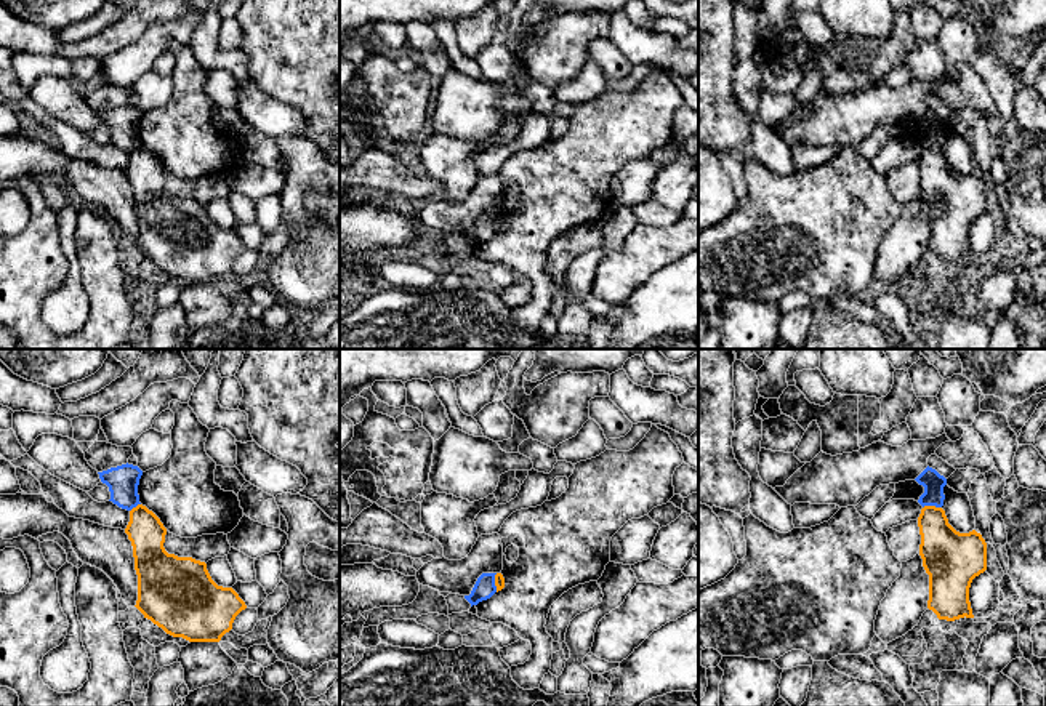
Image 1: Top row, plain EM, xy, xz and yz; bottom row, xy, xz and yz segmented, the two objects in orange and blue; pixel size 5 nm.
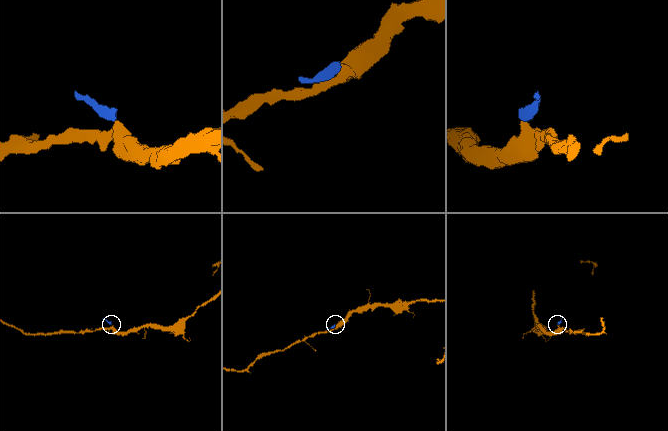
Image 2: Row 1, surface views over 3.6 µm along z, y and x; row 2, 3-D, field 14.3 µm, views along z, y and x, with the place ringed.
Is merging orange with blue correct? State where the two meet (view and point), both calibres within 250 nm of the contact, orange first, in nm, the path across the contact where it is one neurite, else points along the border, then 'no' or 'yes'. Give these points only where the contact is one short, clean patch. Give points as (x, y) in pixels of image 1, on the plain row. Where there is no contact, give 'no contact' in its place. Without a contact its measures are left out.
contact yz (931, 148); calibres 240 and 110 nm; border yz (941, 148), (923, 149); no

